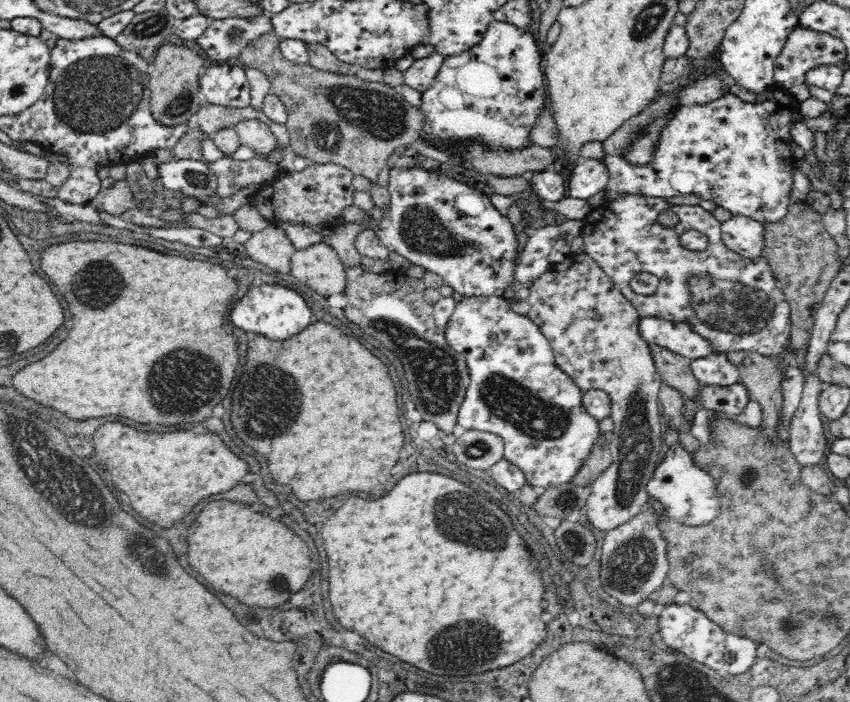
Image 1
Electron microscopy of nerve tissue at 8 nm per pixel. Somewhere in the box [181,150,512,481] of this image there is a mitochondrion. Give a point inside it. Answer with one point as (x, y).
(437, 380)

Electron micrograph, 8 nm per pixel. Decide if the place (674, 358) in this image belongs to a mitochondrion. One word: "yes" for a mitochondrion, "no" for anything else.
no

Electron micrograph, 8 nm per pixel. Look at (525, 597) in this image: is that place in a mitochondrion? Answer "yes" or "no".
no

